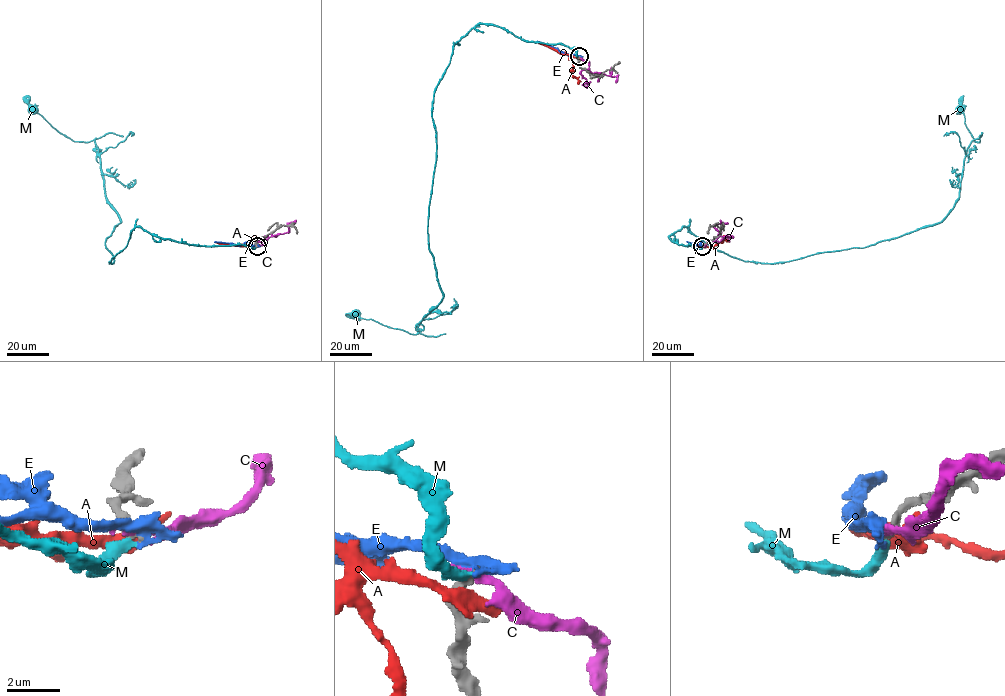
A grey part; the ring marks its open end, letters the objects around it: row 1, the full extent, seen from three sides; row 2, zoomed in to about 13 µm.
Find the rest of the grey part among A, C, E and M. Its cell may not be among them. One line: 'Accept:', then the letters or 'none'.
Accept: none

